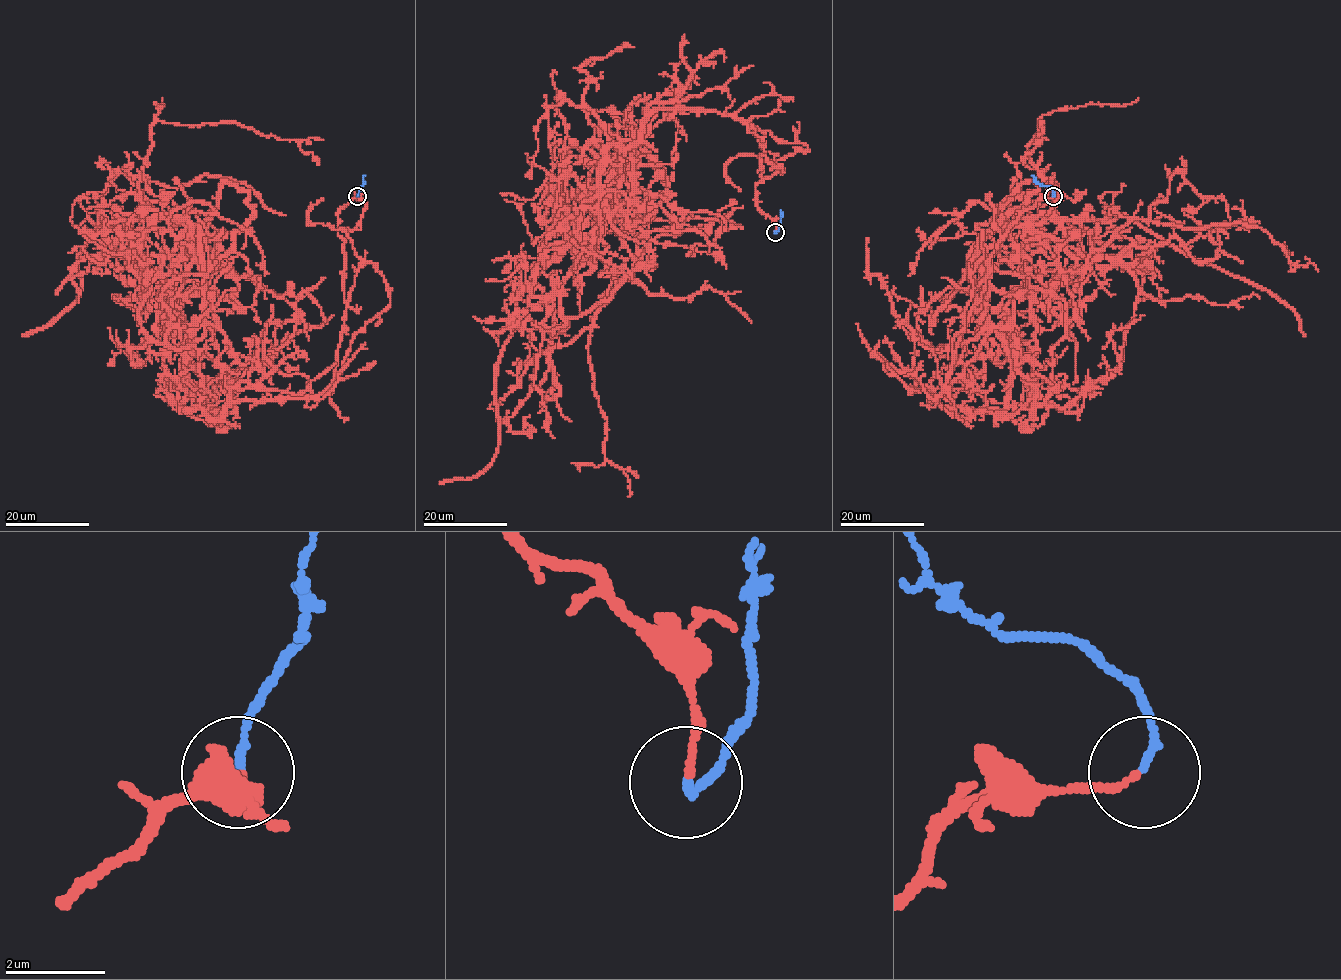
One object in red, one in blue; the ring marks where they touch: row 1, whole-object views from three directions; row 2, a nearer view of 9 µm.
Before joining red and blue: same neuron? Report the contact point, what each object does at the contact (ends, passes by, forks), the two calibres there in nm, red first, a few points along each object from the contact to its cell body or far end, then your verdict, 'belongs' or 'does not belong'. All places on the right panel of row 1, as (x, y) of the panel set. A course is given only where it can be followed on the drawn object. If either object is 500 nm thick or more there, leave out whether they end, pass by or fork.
(1053, 196) | red ends | blue ends | 140/150 nm | red via (1053, 197), (998, 243), (944, 409), (1005, 406), (972, 253), (1022, 218), (1131, 217), (1305, 336) | blue via (1053, 197), (1054, 191), (1046, 185), (1040, 185), (1032, 175) | belongs

